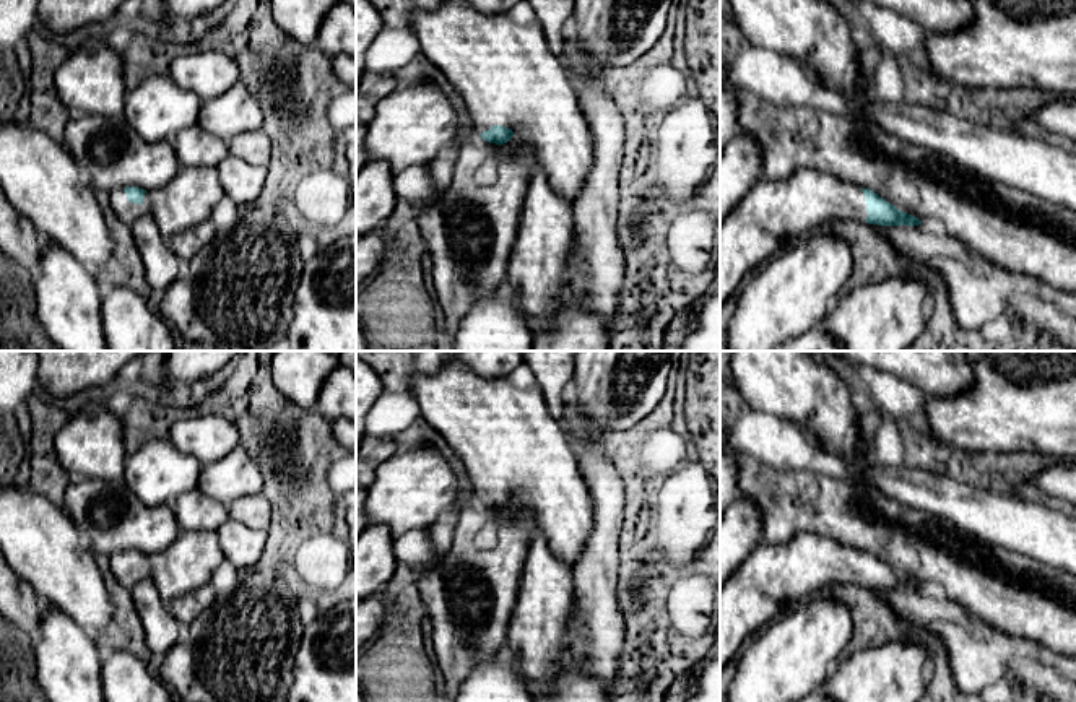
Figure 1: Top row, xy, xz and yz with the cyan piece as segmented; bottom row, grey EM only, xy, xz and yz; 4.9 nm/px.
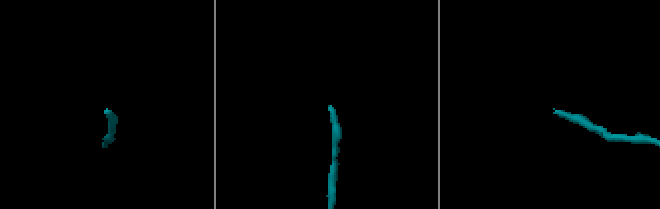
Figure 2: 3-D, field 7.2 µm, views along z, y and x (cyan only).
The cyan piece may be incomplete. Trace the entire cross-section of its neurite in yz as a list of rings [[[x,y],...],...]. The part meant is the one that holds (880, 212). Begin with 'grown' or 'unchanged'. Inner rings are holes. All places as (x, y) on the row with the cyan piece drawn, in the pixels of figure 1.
grown; [[[800,169],[783,180],[757,179],[720,221],[720,307],[748,271],[757,270],[785,245],[831,228],[835,221],[863,221],[878,226],[922,224],[918,218],[897,210],[873,190],[816,169]]]

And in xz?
grown; [[[442,0],[426,11],[413,8],[408,13],[408,29],[418,37],[426,58],[455,86],[476,133],[496,145],[507,143],[514,135],[527,141],[535,150],[538,169],[546,174],[549,187],[572,205],[590,171],[593,143],[567,68],[561,57],[548,49],[540,24],[518,24],[507,15],[481,13],[463,0]]]

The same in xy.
grown; [[[180,166],[174,179],[156,190],[125,187],[109,193],[115,216],[128,226],[150,216],[166,240],[210,219],[223,197],[216,167],[205,166]]]

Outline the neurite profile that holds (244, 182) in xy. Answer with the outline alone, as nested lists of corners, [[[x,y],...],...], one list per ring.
[[[229,154],[216,167],[219,184],[239,206],[260,198],[267,179],[267,169],[245,162]]]

